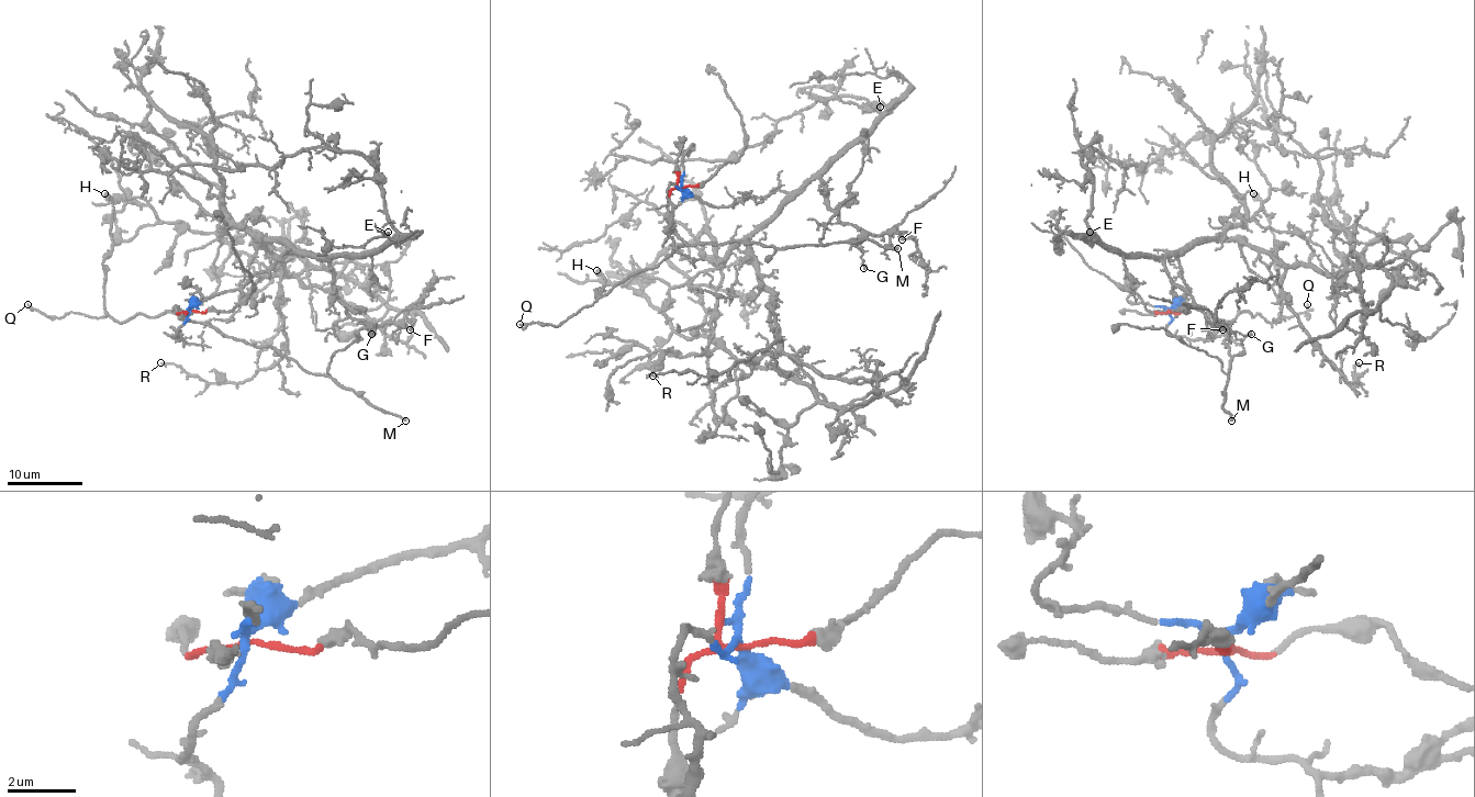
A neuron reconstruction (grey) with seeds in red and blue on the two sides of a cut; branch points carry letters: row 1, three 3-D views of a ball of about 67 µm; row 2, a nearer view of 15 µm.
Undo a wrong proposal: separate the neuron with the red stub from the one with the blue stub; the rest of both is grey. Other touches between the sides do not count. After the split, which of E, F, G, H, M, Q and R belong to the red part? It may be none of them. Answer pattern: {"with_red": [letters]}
{"with_red": ["H", "M", "Q"]}

